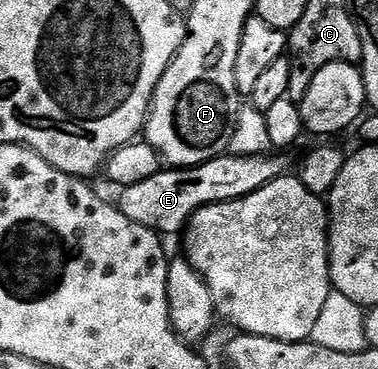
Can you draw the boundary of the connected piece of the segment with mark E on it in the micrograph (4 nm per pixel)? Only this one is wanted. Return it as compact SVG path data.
M227 153L199 166L162 168L158 173L148 176L148 180L140 180L140 184L125 187L121 191L120 208L124 216L128 216L128 220L136 220L159 235L167 236L166 234L174 234L177 230L179 233L200 207L243 198L256 192L264 184L283 177L287 173L286 162L274 157Z

